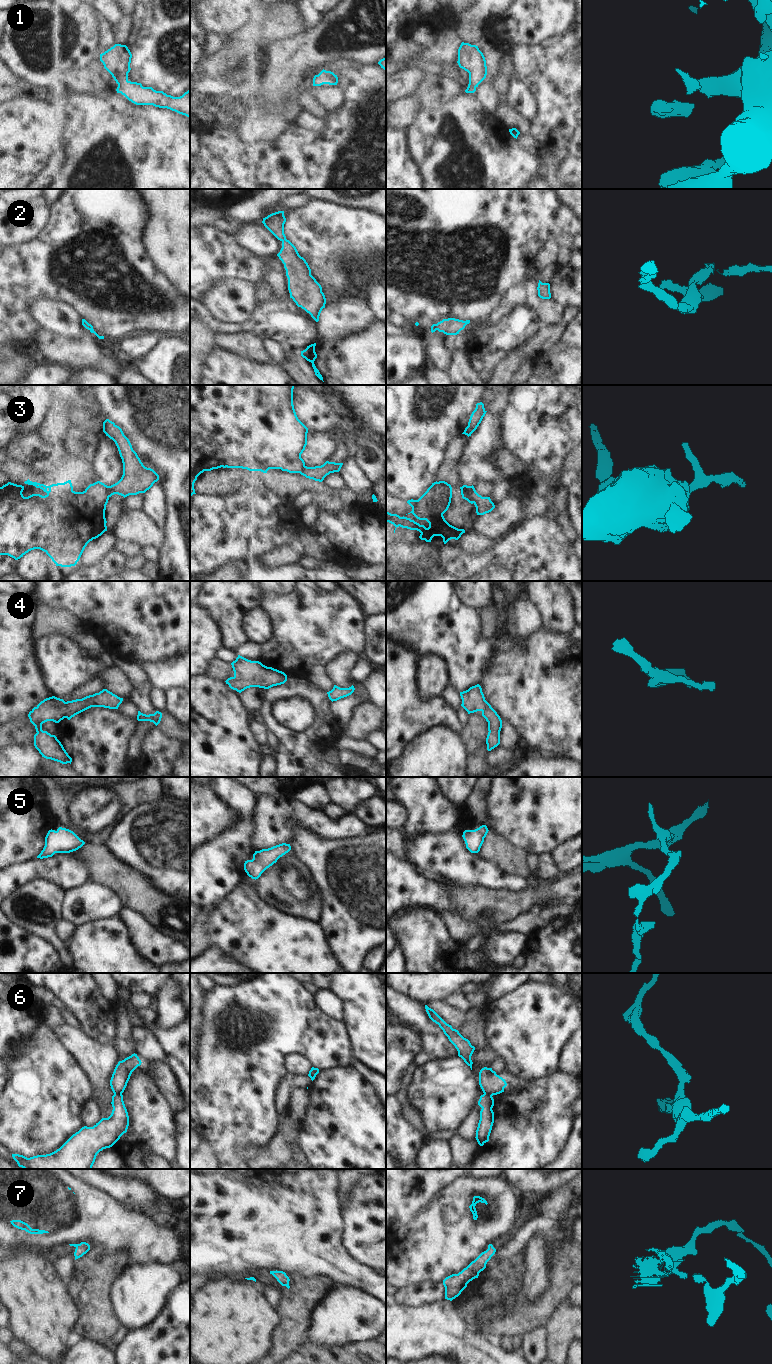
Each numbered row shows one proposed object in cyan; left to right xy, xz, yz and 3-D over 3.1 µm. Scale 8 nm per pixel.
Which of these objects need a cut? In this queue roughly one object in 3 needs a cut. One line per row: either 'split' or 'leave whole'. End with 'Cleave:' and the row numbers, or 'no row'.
1: leave whole
2: leave whole
3: split
4: leave whole
5: leave whole
6: split
7: split
Cleave: 3, 6, 7

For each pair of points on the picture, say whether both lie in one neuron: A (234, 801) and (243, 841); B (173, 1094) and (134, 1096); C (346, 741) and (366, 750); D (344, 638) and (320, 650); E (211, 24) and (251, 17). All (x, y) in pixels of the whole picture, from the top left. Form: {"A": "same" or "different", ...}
{"A": "same", "B": "different", "C": "same", "D": "same", "E": "same"}

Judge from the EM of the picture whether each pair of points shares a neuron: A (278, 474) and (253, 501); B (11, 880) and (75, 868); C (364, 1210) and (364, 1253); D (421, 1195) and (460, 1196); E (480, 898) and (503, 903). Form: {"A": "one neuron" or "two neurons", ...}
{"A": "two neurons", "B": "one neuron", "C": "one neuron", "D": "two neurons", "E": "one neuron"}

